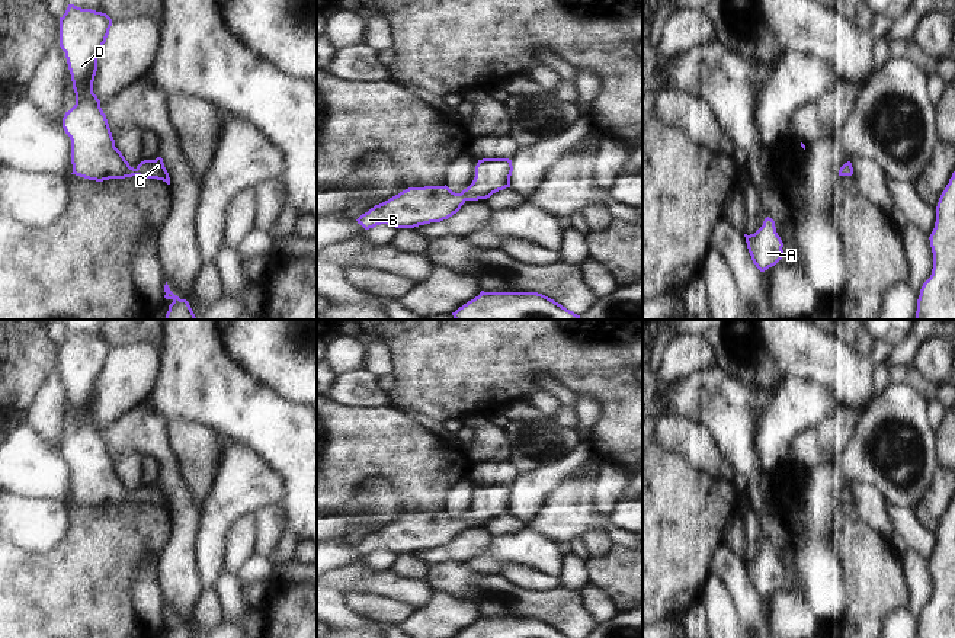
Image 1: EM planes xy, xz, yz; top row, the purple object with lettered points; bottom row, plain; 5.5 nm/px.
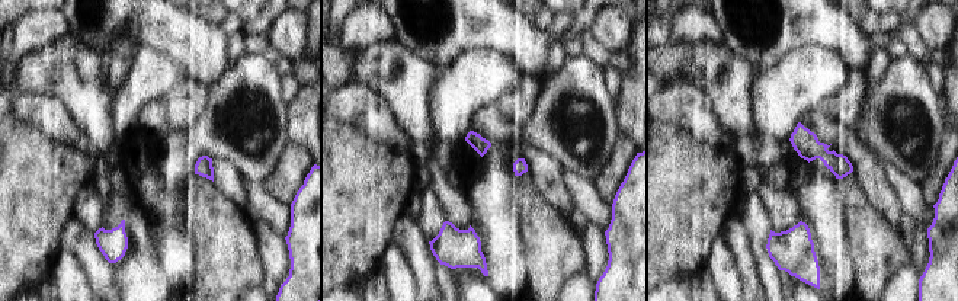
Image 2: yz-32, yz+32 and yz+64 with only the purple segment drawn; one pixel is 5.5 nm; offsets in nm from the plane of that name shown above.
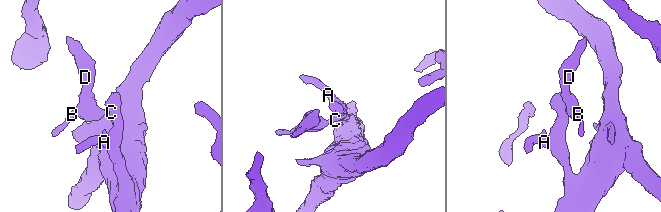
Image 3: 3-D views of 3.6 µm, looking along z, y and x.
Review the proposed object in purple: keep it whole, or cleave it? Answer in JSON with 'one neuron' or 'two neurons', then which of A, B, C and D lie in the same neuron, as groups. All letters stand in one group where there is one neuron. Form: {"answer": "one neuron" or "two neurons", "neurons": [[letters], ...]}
{"answer": "one neuron", "neurons": [["A", "B", "C", "D"]]}

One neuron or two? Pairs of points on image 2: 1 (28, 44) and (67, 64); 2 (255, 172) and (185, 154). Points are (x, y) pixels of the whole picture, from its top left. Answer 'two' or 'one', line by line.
1: two
2: one

